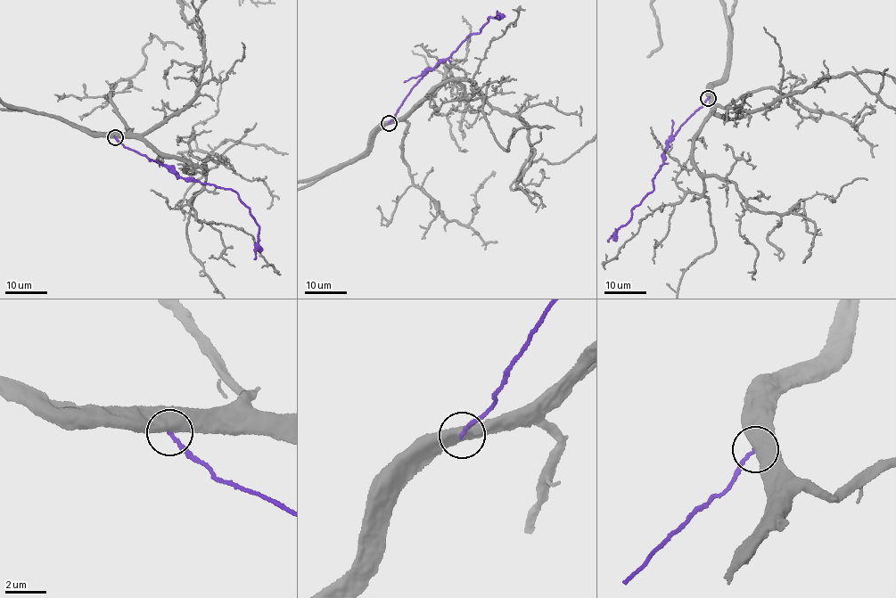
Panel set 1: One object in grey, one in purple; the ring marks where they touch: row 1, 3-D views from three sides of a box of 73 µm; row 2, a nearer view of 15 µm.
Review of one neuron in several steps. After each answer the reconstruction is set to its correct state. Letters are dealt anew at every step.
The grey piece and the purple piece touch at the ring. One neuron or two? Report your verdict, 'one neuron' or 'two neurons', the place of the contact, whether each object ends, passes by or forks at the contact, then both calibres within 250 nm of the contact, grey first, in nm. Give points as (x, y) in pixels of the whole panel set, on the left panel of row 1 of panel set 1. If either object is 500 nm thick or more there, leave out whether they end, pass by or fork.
two neurons | (115, 137) | 550/170 nm

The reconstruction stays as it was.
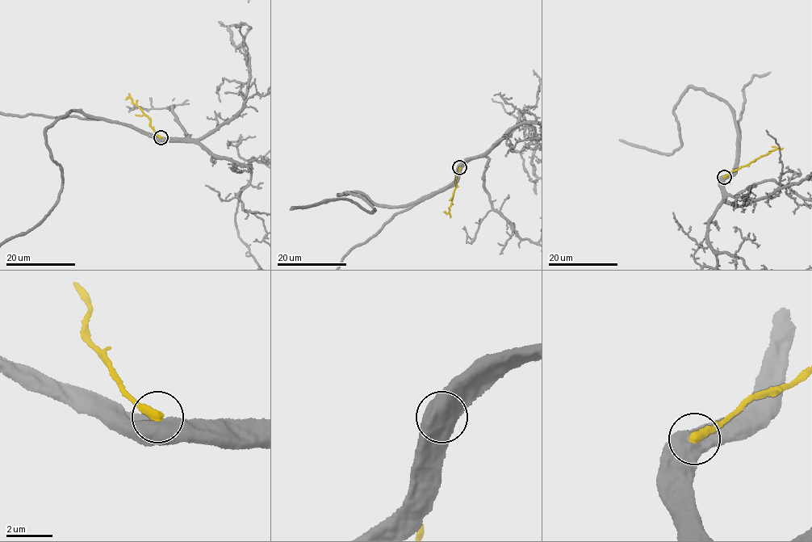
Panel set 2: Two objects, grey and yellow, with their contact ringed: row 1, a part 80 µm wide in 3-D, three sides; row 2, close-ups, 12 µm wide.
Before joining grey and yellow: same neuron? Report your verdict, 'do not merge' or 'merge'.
do not merge

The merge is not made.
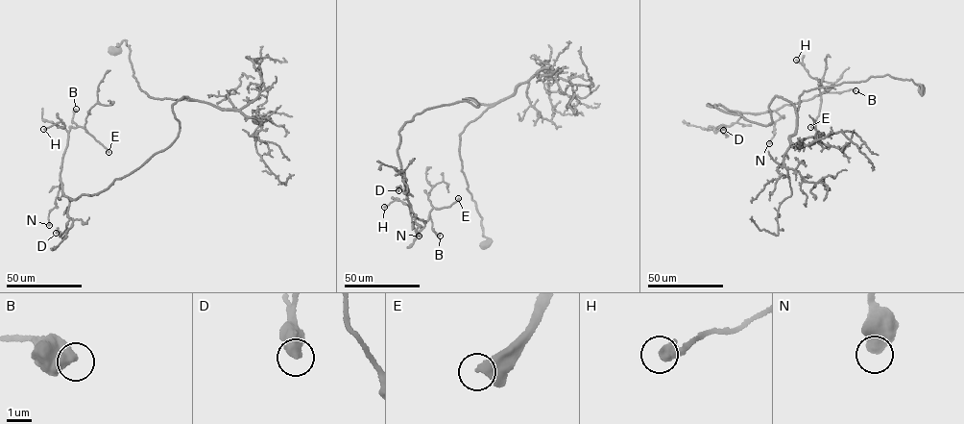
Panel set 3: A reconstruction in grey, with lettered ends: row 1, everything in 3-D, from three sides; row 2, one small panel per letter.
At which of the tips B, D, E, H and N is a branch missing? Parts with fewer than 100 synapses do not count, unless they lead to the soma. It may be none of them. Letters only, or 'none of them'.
E

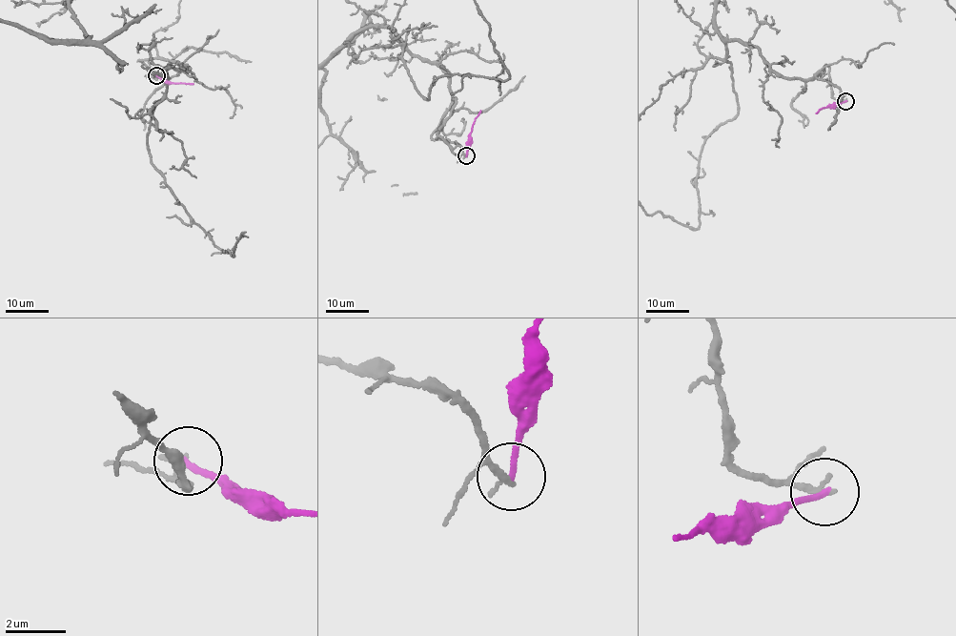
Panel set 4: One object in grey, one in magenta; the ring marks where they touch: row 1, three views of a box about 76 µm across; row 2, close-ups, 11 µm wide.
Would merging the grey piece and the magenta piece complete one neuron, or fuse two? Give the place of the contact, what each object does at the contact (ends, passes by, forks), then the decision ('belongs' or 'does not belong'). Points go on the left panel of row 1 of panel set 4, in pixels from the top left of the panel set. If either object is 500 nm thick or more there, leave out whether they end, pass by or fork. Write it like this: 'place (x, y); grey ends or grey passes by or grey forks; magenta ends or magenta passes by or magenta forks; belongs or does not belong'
place (156, 75); grey ends; magenta ends; does not belong

